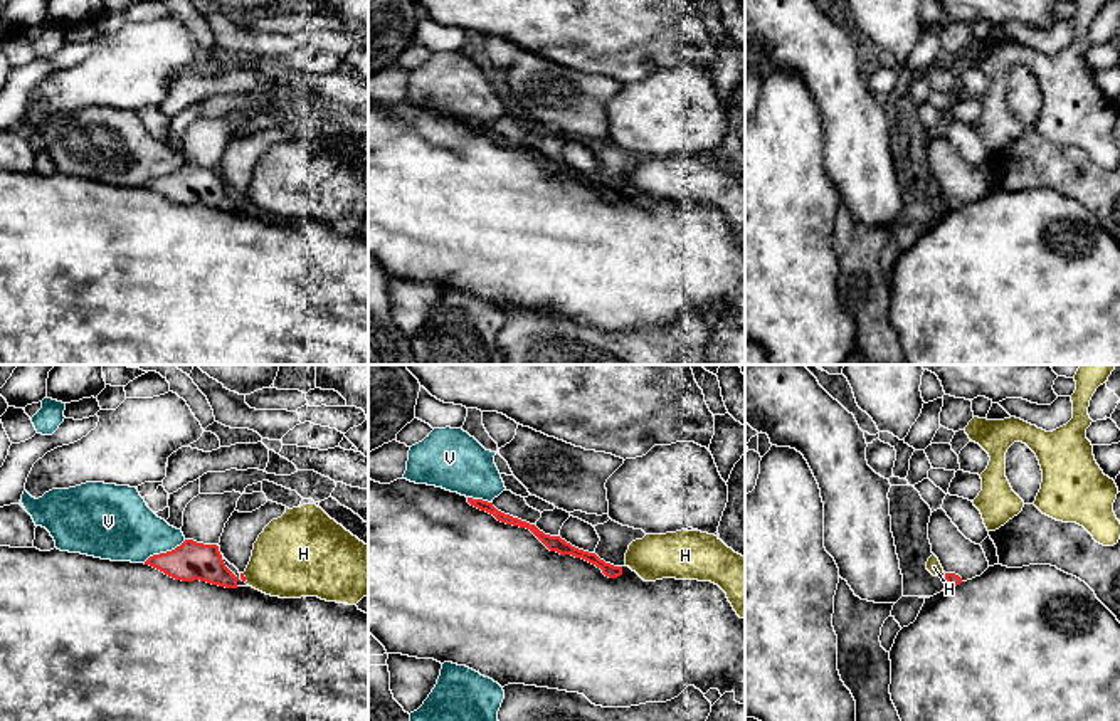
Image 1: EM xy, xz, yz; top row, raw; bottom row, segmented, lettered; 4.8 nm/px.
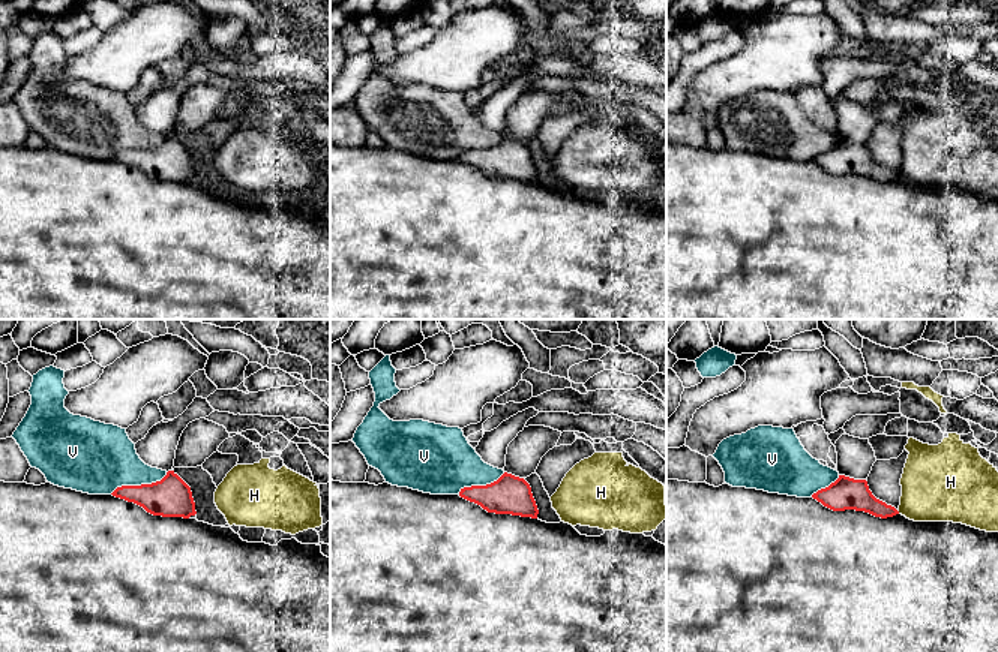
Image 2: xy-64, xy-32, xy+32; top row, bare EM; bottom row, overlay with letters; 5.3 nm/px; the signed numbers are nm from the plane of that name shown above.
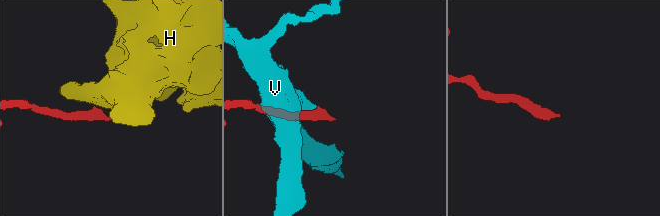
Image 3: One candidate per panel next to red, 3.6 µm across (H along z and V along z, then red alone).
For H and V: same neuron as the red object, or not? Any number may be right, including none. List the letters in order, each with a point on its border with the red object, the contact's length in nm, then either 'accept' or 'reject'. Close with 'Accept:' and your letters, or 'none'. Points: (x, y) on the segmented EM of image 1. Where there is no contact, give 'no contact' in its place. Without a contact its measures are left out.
H: contact xy (244, 578); length 50 nm; reject
V: contact xy (163, 553); length 240 nm; reject
Accept: none

